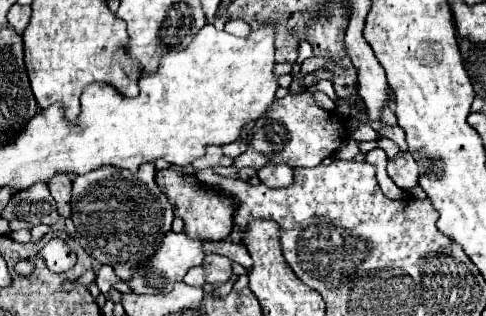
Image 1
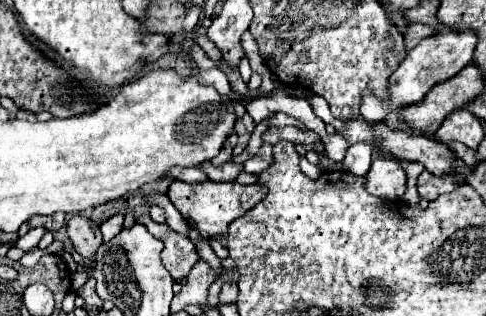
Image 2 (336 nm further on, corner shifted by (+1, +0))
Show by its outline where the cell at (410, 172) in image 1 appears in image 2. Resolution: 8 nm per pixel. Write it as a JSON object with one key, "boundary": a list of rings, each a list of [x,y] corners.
{"boundary":[[[375,156],[371,170],[365,176],[365,190],[371,196],[399,200],[405,192],[405,170],[391,158]]]}

